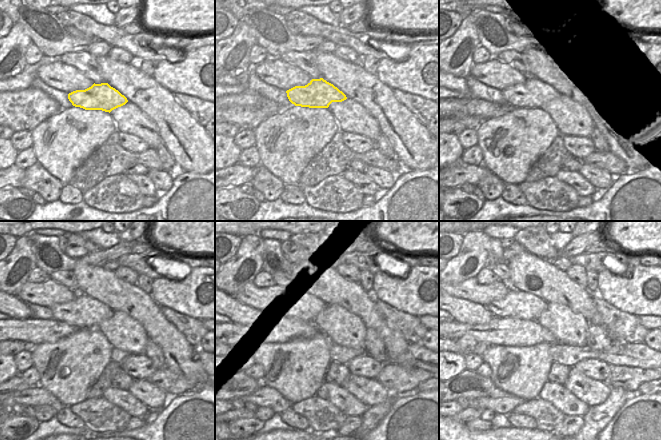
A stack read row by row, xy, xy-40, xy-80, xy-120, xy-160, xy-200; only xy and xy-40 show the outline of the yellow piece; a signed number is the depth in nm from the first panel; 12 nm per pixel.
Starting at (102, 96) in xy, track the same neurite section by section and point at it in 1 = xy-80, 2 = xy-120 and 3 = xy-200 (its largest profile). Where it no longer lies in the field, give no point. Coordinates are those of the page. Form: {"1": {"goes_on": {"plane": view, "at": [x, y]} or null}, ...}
{"1": {"goes_on": {"plane": "xy-80", "at": [533, 92]}}, "2": {"goes_on": {"plane": "xy-120", "at": [84, 311]}}, "3": {"goes_on": {"plane": "xy-200", "at": [517, 304]}}}

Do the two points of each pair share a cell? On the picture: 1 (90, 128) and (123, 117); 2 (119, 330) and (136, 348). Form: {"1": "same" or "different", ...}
{"1": "different", "2": "same"}

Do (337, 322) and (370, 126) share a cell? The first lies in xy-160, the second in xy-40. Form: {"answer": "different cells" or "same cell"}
{"answer": "same cell"}

